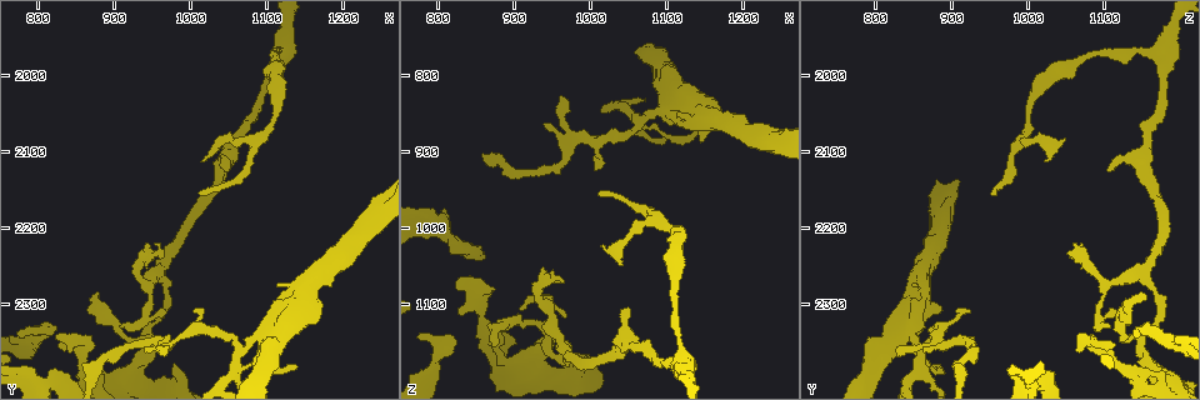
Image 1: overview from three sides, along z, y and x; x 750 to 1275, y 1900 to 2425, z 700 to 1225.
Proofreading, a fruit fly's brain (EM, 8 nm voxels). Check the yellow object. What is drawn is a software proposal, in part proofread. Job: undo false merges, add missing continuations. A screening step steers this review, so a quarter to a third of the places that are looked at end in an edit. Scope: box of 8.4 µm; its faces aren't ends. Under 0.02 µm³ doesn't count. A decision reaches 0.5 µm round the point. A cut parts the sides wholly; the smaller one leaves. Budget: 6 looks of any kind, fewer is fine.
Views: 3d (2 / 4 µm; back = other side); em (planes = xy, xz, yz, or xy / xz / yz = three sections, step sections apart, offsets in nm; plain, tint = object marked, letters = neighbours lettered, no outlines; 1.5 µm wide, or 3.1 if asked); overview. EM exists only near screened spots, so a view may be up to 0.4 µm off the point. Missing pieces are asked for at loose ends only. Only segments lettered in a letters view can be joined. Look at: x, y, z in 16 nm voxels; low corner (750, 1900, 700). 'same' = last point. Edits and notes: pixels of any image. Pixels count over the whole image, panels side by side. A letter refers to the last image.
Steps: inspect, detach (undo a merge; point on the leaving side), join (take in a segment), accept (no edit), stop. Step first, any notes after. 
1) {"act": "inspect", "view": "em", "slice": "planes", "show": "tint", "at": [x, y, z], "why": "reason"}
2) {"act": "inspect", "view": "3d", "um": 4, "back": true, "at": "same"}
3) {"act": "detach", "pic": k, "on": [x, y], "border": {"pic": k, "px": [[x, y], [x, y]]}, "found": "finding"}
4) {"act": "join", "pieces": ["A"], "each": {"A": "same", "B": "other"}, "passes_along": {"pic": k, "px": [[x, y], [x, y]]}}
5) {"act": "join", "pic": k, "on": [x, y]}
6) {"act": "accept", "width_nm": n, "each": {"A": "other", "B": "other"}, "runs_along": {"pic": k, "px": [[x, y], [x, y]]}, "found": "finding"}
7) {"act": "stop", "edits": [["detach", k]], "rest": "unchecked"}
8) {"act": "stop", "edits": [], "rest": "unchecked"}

{"act": "inspect", "view": "3d", "um": 4, "at": [1050, 2120, 1105], "why": "free end"}

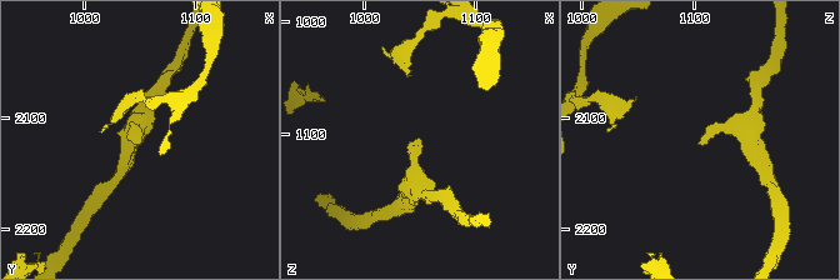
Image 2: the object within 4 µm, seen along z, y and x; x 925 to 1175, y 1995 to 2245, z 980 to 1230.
{"act": "inspect", "view": "em", "slice": "planes", "show": "letters", "at": [1048, 2126, 1104], "why": "now the EM"}

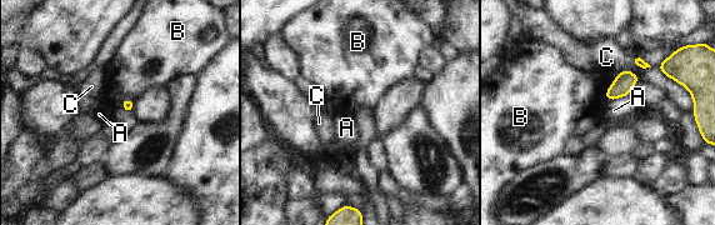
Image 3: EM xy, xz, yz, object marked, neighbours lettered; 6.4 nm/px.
{"act": "accept", "each": {"A": "other", "B": "other", "C": "other"}, "border": {"pic": 3, "px": [[604, 93], [608, 99]]}, "found": "none of them fits"}

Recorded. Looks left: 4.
{"act": "inspect", "view": "3d", "um": 4, "at": [1120, 1975, 1170], "why": "two arms in line, one across"}

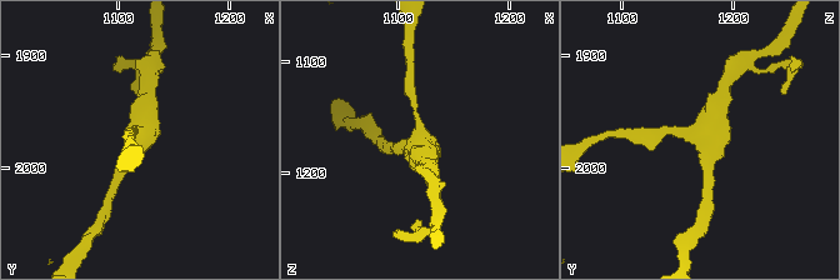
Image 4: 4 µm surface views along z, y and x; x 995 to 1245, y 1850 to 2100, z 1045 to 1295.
{"act": "inspect", "view": "em", "slice": "planes", "show": "letters", "at": [1118, 1976, 1176], "arms": 3, "why": "need the tissue"}

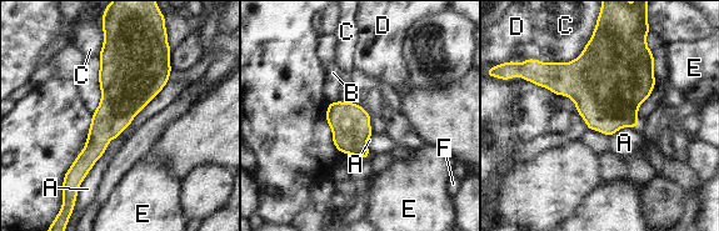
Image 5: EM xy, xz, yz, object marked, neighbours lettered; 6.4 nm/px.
{"act": "accept", "longest_contact_nm": ["C", 550], "each": {"A": "other", "B": "other", "C": "other", "D": "other", "E": "other", "F": "other"}, "border": {"pic": 5, "px": [[602, 6], [574, 59], [538, 60]]}, "found": "one neuron here"}

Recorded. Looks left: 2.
{"act": "inspect", "view": "3d", "um": 4, "at": [1065, 2365, 855], "why": "four arms meet"}

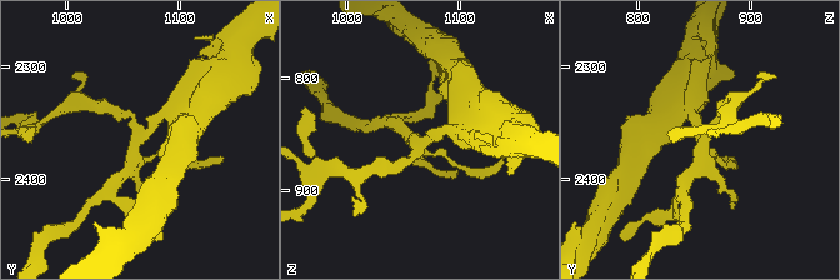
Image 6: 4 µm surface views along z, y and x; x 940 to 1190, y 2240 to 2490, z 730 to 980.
{"act": "inspect", "view": "em", "slice": "planes", "show": "letters", "at": [1070, 2362, 858]}

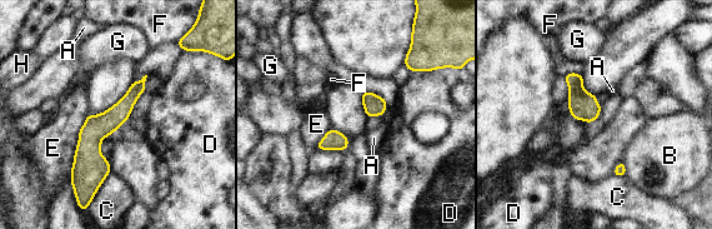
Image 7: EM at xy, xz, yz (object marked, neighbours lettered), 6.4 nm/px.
{"act": "accept", "each": {"A": "other", "B": "other", "C": "other", "D": "other", "E": "other", "F": "other", "G": "other", "H": "other"}, "runs_along": {"pic": 7, "px": [[141, 84], [90, 139], [90, 189]]}, "found": "continuous, no second neuron"}

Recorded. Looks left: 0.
{"act": "stop", "edits": [], "rest": "unchecked"}

